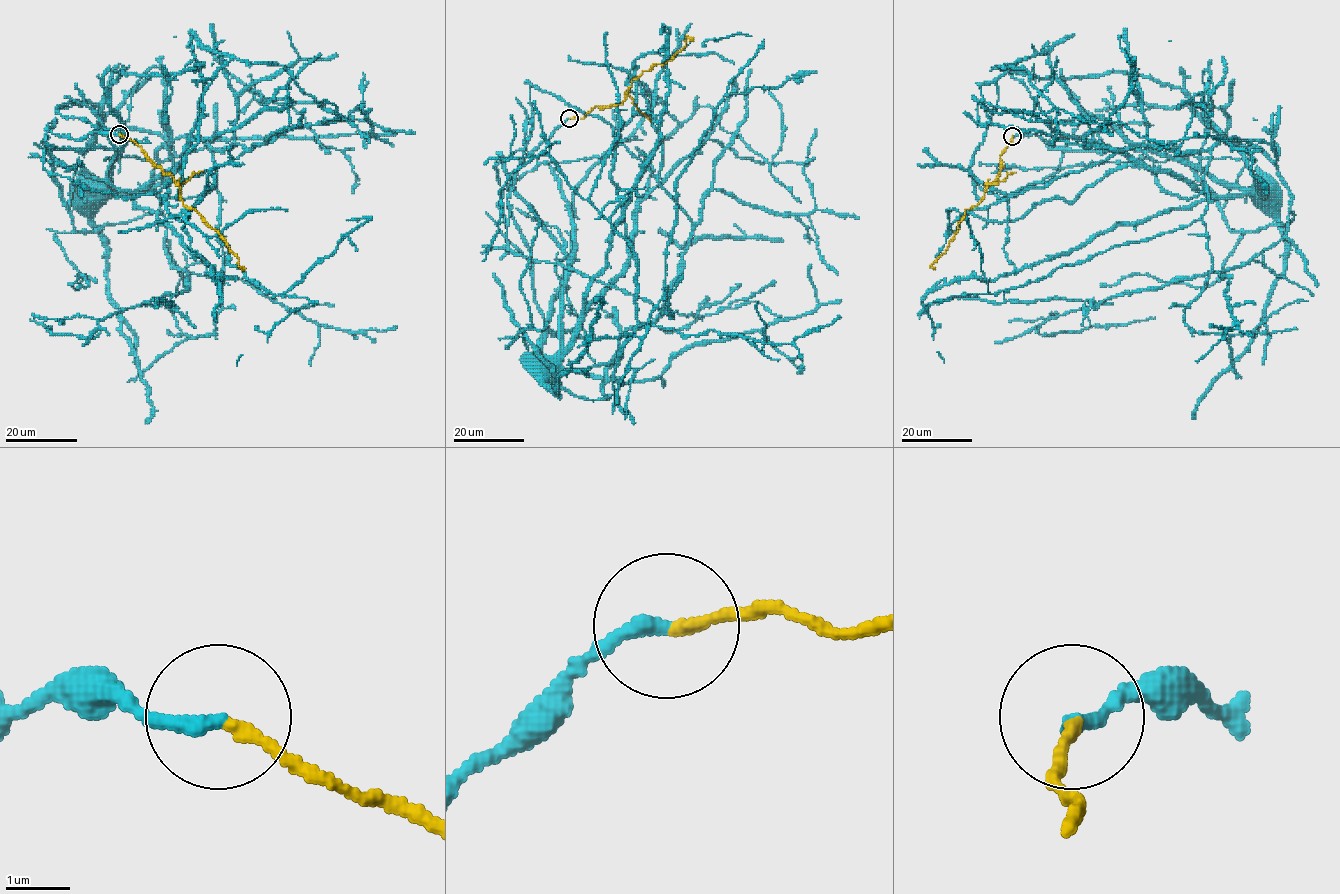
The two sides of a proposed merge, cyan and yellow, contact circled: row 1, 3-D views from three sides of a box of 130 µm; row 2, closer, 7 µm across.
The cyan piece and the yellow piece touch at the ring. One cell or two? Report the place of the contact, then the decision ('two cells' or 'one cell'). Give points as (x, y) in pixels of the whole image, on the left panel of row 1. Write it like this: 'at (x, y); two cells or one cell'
at (119, 134); two cells

